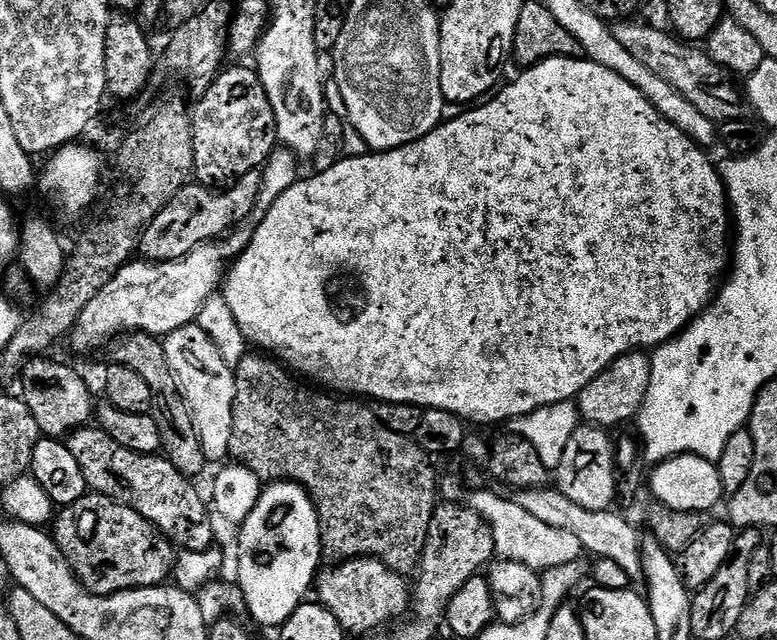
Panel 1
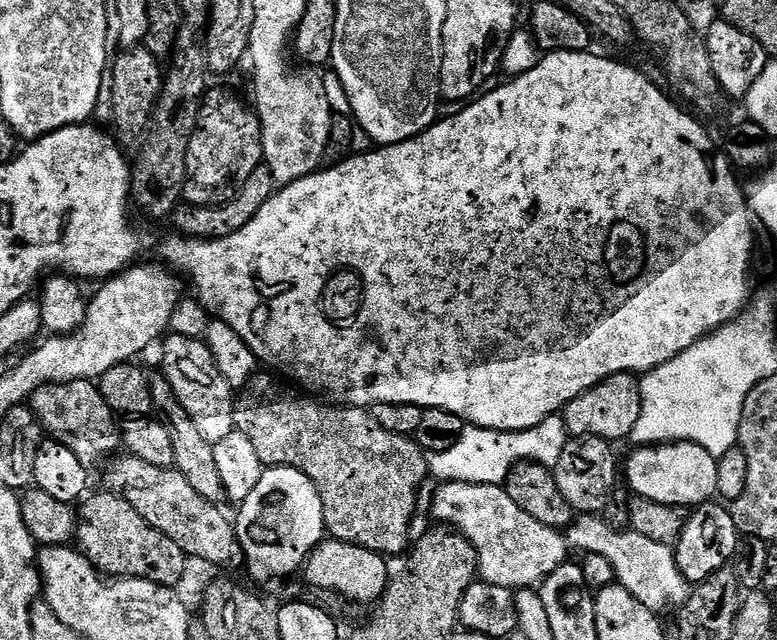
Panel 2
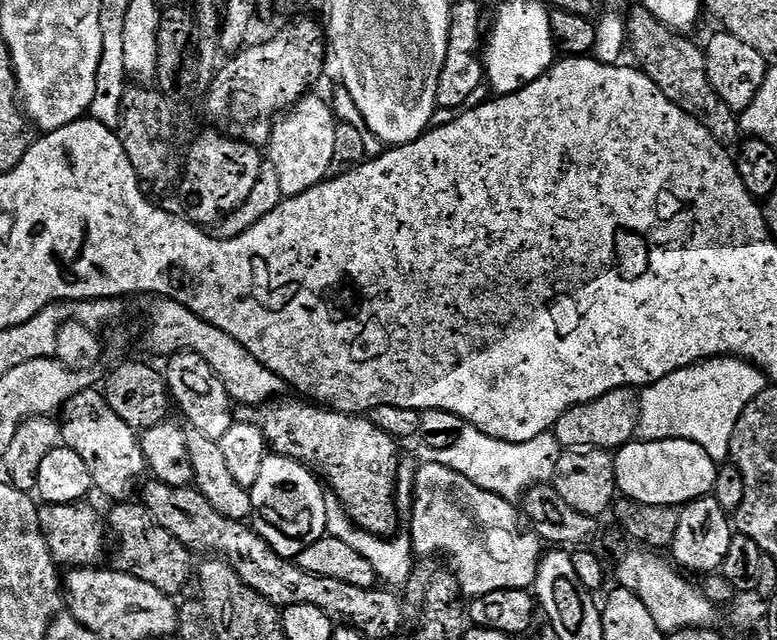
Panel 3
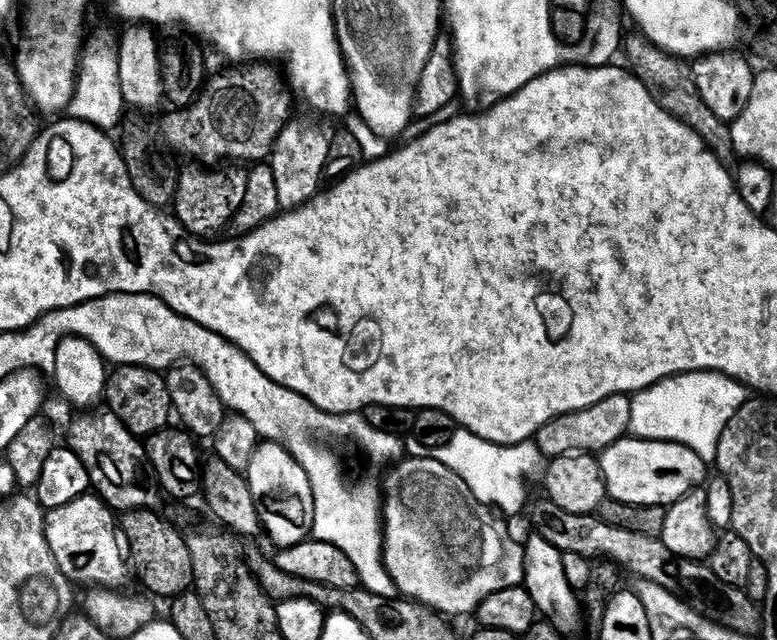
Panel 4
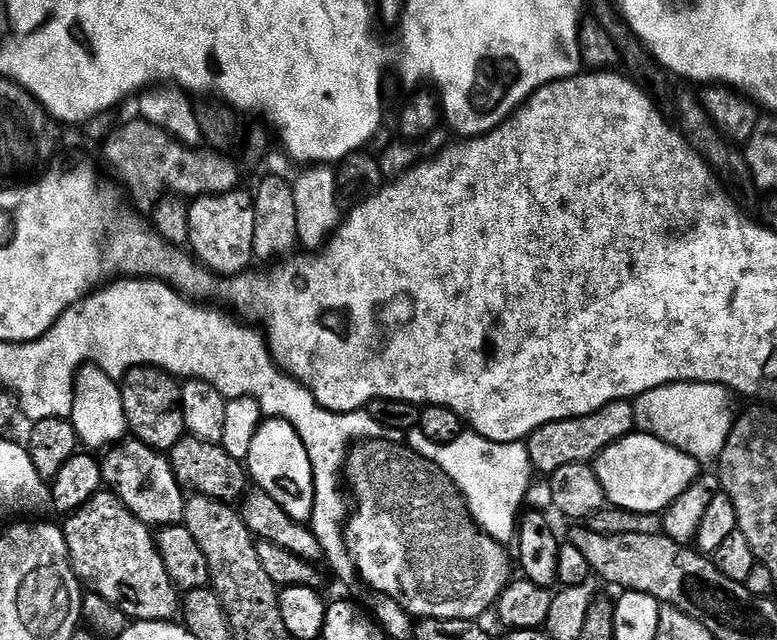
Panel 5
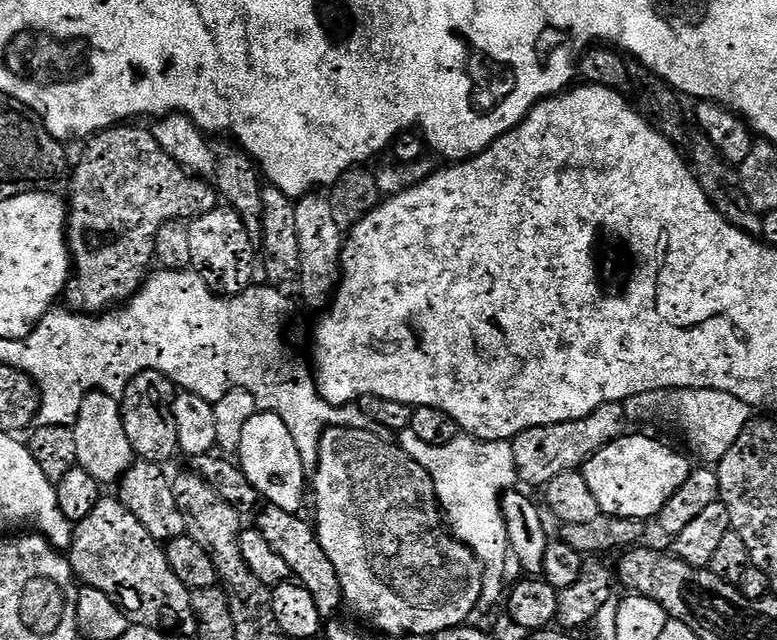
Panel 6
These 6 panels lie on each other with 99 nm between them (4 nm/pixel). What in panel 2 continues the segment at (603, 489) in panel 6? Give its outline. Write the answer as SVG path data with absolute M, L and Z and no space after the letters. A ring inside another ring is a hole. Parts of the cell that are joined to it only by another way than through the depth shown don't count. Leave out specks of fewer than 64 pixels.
M679 441L675 444L642 446L626 464L626 478L632 492L662 504L683 508L696 508L713 499L717 493L717 459L697 444Z

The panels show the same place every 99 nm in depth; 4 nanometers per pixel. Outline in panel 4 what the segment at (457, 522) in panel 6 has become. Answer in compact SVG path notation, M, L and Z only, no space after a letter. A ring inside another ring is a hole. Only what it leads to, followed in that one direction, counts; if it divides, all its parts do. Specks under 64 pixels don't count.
M463 430L457 431L452 438L449 444L434 449L430 453L431 459L442 462L447 468L454 470L454 474L460 477L465 489L481 505L489 504L490 507L497 508L508 516L518 515L528 500L528 479L536 475L539 477L546 464L546 457L540 453L539 446L534 442L491 444L472 432Z

